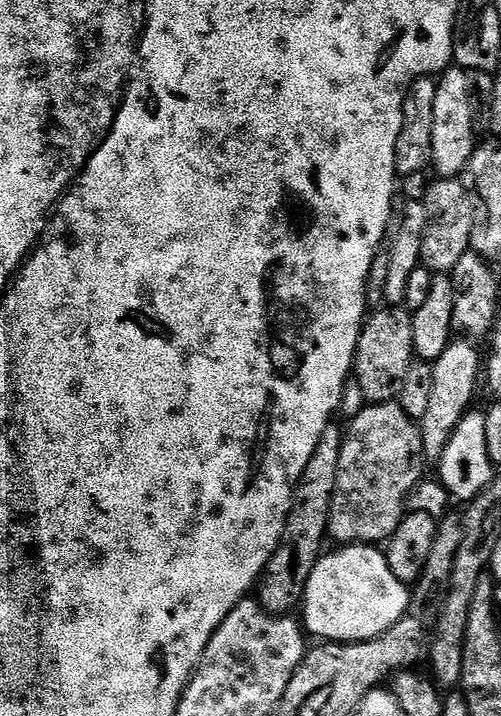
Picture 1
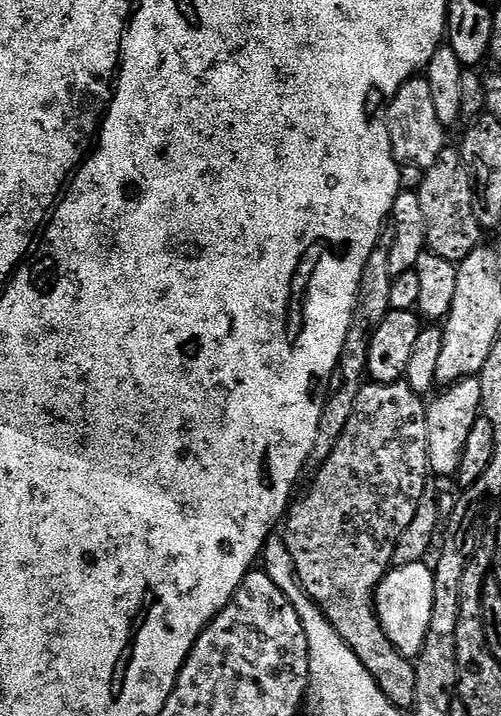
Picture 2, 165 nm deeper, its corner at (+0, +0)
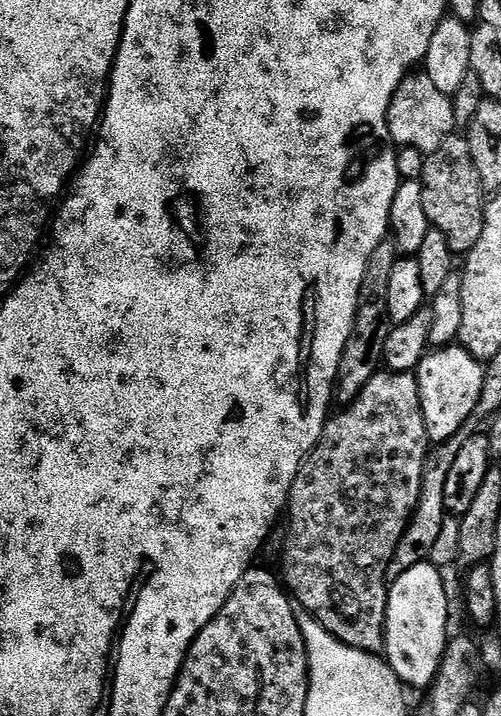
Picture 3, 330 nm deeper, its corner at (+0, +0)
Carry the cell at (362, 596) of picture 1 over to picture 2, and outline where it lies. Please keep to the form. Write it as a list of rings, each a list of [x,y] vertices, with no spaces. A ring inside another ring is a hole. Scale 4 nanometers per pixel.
[[[427,563],[393,567],[376,588],[376,617],[382,630],[386,630],[386,638],[404,656],[414,658],[422,650],[426,630],[430,630],[430,610],[434,610],[434,578]]]

